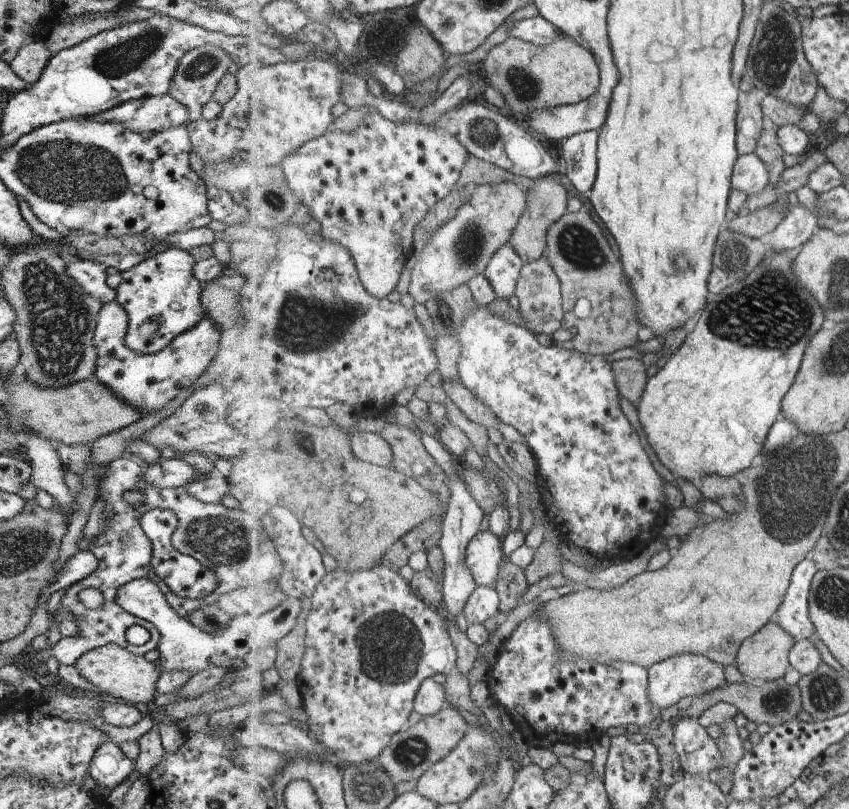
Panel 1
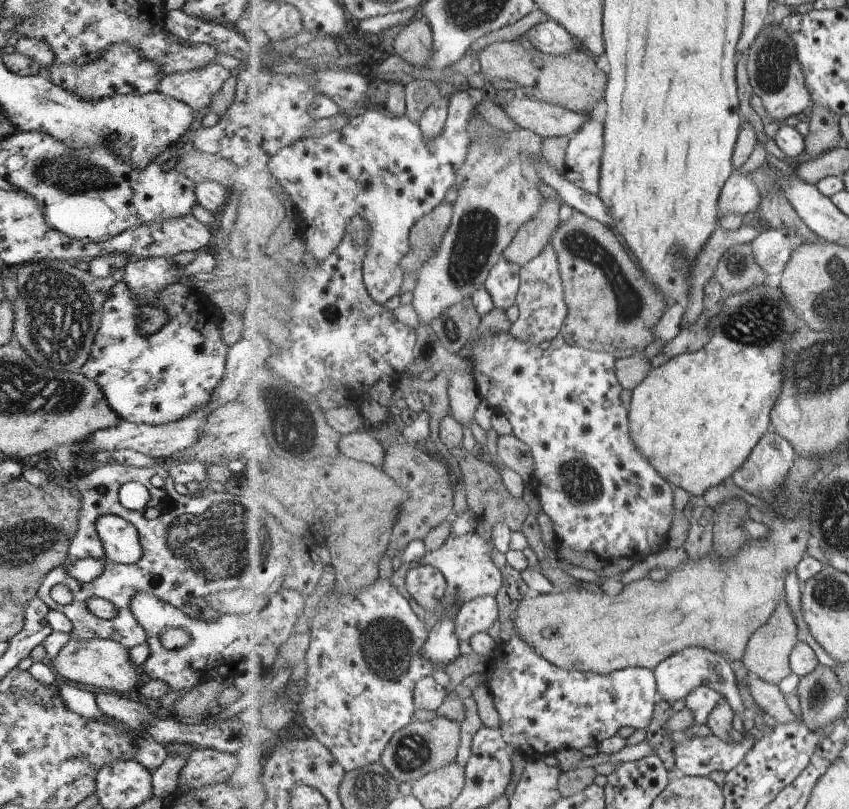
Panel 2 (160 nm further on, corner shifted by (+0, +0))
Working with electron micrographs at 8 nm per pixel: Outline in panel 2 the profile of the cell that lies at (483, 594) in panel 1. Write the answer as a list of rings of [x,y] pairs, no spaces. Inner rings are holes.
[[[493,595],[474,598],[456,610],[456,633],[461,640],[469,640],[475,633],[486,633],[499,618],[499,606]]]

